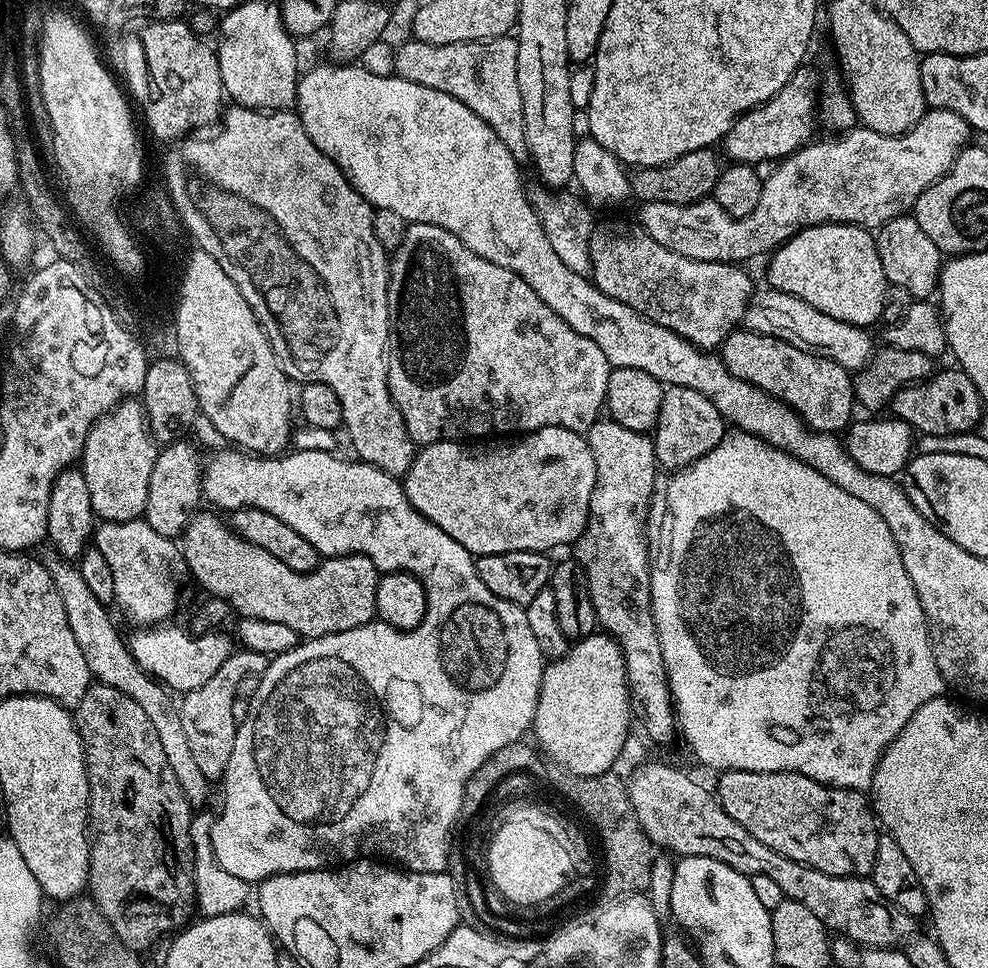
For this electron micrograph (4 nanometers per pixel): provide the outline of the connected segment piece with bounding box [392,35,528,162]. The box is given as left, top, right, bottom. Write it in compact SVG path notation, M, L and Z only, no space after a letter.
M511 35L446 46L434 46L430 42L411 38L405 40L401 48L395 49L392 57L395 75L458 98L458 102L470 106L470 110L474 110L474 114L478 114L478 118L482 118L482 122L486 122L490 130L506 142L506 150L514 154L517 162L528 160L522 94L518 94L518 46Z

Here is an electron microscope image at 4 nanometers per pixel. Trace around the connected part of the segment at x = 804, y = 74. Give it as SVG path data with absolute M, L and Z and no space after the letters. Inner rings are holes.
M802 66L790 78L790 82L786 82L786 86L774 94L774 98L752 108L733 122L732 129L724 135L722 152L729 161L738 164L761 166L767 160L779 162L809 143L815 128L818 128L816 76L808 66Z

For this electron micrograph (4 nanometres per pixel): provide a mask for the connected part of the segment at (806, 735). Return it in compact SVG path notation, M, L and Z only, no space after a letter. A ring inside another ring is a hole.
M739 430L729 431L702 458L698 458L693 464L688 464L682 469L673 471L671 474L659 481L652 490L652 502L648 505L648 518L646 521L648 554L651 557L652 573L650 574L650 598L652 599L652 613L654 622L658 626L658 638L662 642L662 658L668 667L668 685L672 687L672 699L674 701L674 711L679 735L684 735L684 740L688 743L690 751L696 755L696 760L700 764L705 764L708 768L715 770L750 770L751 772L797 772L806 778L814 778L814 782L819 784L829 784L831 788L849 788L855 792L864 792L871 789L874 770L880 761L880 755L884 749L890 746L894 738L910 722L910 718L926 702L934 698L944 696L946 685L942 674L938 670L938 662L934 662L934 650L930 646L930 634L928 633L928 623L926 614L922 610L922 602L918 602L918 594L914 590L914 582L910 582L910 574L906 574L906 566L902 566L902 554L898 554L898 546L894 542L894 534L890 534L890 526L882 522L882 518L866 502L861 502L854 498L854 494L846 494L834 482L830 482L818 470L814 470L808 464L803 464L801 460L795 460L789 452L783 452L780 448L771 448L769 444L756 436L751 436L748 432Z

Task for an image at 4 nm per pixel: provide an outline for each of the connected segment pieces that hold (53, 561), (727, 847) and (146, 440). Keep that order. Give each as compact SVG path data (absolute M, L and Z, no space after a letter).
M49 555L46 563L50 578L54 578L54 586L58 586L58 594L62 594L62 606L66 610L66 622L70 622L70 631L74 633L74 639L82 649L82 655L86 657L86 666L90 666L93 681L114 686L122 690L142 710L146 710L146 718L154 725L154 731L162 742L162 750L169 760L174 774L178 778L178 786L182 786L182 794L186 794L189 804L193 809L200 810L205 807L208 800L208 788L210 781L206 774L198 766L194 759L194 753L190 751L190 742L186 739L186 729L182 727L182 714L177 697L172 689L164 687L163 683L152 679L147 672L138 666L138 662L128 649L125 637L120 637L116 624L112 621L109 605L98 602L94 594L86 586L79 567L73 561L66 560L62 556Z
M640 764L632 772L632 780L627 781L630 802L634 806L634 814L640 823L640 829L647 834L657 849L667 850L673 857L697 856L698 858L714 858L746 877L766 874L784 892L785 900L802 902L806 910L811 910L822 922L829 933L839 934L864 948L896 948L912 939L917 931L917 921L906 910L898 910L894 902L887 900L874 886L870 878L862 876L835 876L822 874L822 870L814 870L802 862L794 862L794 858L786 858L778 854L778 850L770 850L770 846L762 846L746 826L738 826L730 814L721 806L719 799L702 785L696 784L692 776L687 776L680 768L672 764Z
M129 398L112 408L86 434L82 471L90 490L90 506L101 521L126 522L143 517L146 490L158 445L148 428L144 406L139 399Z

